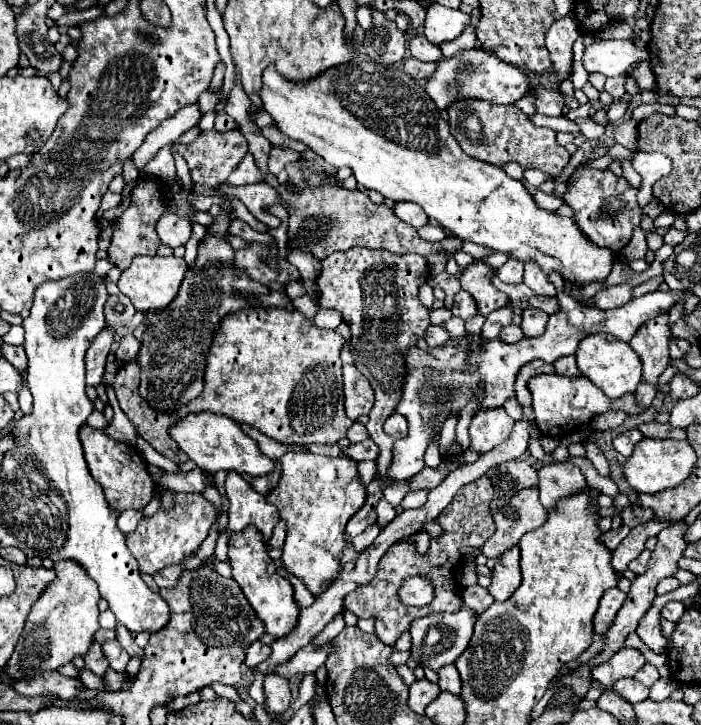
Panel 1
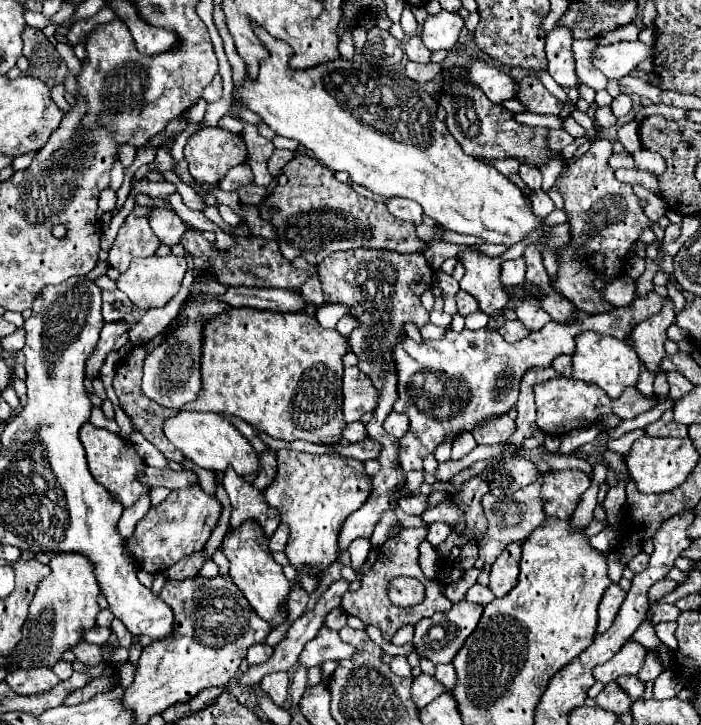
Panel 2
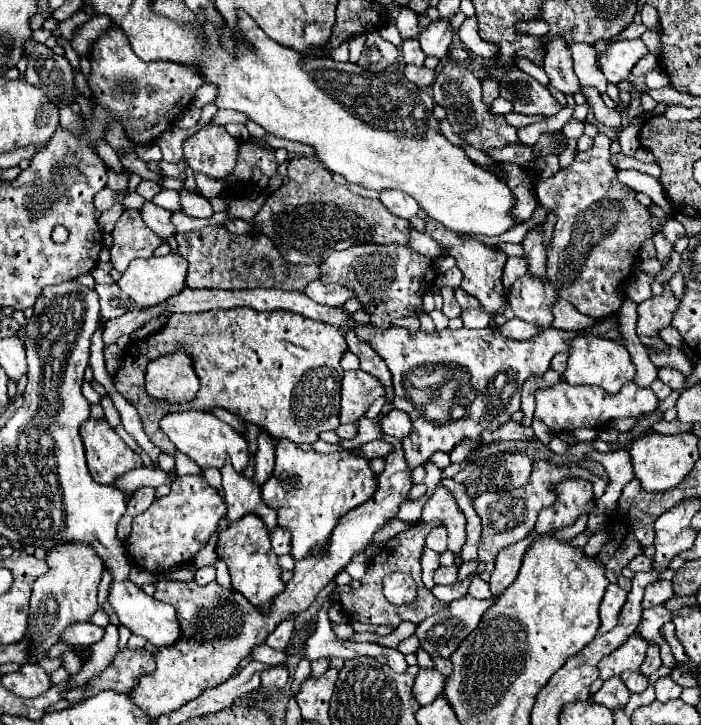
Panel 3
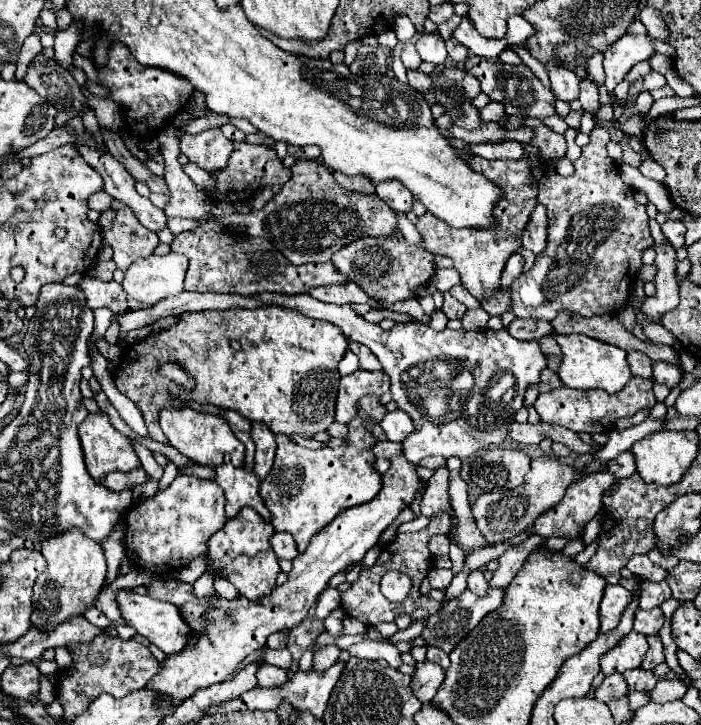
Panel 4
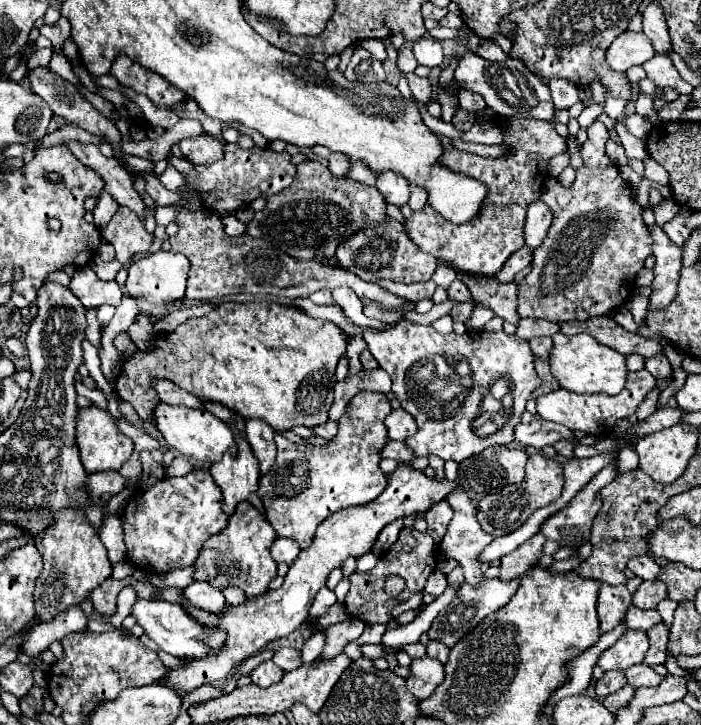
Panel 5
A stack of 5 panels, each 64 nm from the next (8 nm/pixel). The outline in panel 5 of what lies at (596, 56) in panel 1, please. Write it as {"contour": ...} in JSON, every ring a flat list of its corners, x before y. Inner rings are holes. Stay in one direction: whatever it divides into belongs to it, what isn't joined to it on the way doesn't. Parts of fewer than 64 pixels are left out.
{"contour":[[622,32,606,50,606,62,614,72,626,72,654,56,654,46,644,32]]}

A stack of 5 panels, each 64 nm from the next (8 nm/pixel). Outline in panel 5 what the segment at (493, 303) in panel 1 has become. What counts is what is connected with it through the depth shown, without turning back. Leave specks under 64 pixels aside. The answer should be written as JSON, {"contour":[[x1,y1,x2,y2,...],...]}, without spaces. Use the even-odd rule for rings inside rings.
{"contour":[[500,118,500,128,506,134,506,144,512,146,510,156,506,158,482,158,476,154,466,154,460,150,446,150,442,156,442,164,456,172,464,172,484,184,488,184,490,194,484,204,484,212,472,224,448,224,438,212,432,212,428,204,422,212,414,212,410,220,406,220,408,238,424,252,450,262,456,270,470,276,486,276,494,278,508,256,524,246,524,220,526,210,532,202,540,198,542,180,546,176,548,160,556,154,566,152,566,140,550,126,550,122,528,120,528,118]]}

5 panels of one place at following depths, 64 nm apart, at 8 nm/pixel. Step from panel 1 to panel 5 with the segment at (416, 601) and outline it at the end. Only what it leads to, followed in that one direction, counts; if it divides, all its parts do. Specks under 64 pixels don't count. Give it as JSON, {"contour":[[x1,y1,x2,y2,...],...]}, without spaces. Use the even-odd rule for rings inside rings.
{"contour":[[388,576,386,578,386,584,384,584,384,592,390,596,390,598,396,598,396,596,400,596,402,592,404,592,404,588,406,588,406,584,404,584,406,580,400,580,400,576]]}

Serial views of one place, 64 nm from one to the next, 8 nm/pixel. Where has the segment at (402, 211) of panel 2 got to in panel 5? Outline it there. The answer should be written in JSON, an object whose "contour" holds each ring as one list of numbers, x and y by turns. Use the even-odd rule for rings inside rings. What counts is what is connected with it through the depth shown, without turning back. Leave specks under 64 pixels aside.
{"contour":[[384,172,384,176,376,178,376,190,384,196,388,204,394,204,398,208,408,204,410,188,404,176,396,176,396,172]]}

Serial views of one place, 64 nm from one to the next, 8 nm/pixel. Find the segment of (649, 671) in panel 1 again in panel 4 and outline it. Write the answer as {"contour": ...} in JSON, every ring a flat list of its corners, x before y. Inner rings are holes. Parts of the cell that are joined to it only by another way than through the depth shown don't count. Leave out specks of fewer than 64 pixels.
{"contour":[[648,636,648,652,646,652,646,658,642,662,642,668,644,670,654,670,654,666,662,664,664,662,664,648,662,648,662,642,660,642,660,636]]}

